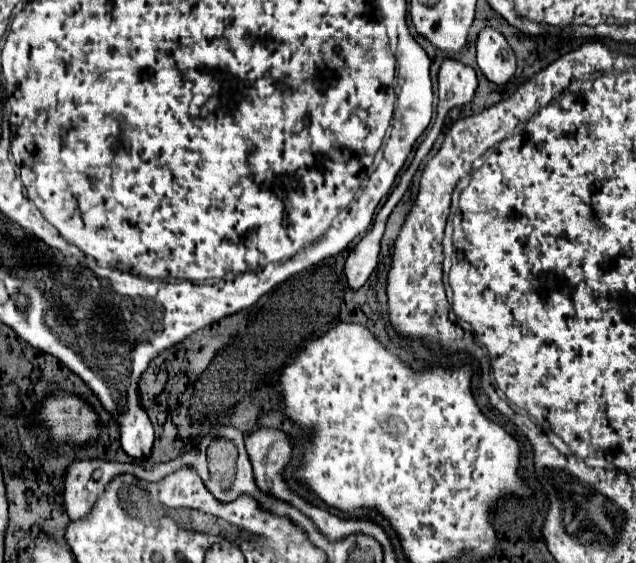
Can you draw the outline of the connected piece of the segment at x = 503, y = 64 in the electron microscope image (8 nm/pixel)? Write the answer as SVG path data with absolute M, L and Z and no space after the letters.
M485 26L475 42L477 64L481 72L495 84L507 84L515 74L515 54L505 36L491 26Z

